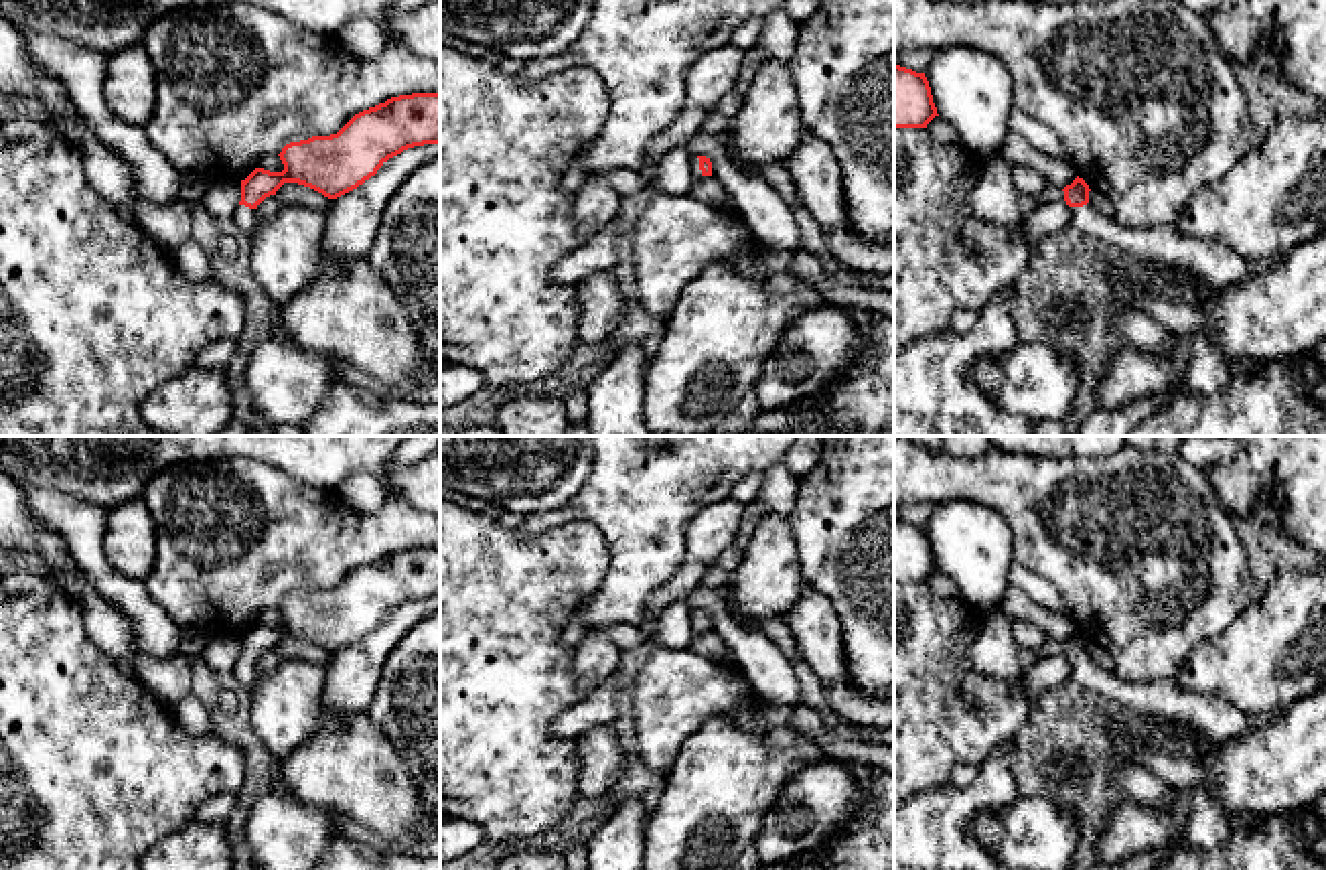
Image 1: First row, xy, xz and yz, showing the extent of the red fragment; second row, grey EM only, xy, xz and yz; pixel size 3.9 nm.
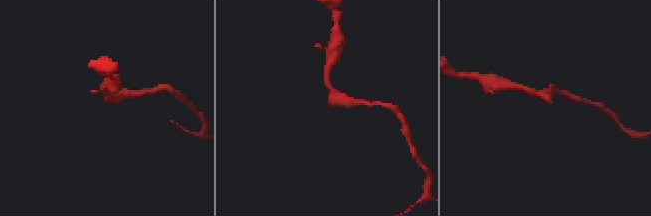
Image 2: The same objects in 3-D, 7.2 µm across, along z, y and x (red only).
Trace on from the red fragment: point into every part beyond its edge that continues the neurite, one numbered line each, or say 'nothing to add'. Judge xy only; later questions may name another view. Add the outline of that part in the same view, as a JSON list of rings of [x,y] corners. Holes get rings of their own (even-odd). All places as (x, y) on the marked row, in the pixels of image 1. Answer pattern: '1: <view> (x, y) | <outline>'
1: xy (244, 222) | [[[239,205],[235,209],[235,215],[231,219],[231,229],[237,233],[237,235],[251,235],[255,225],[260,221],[260,215],[257,215],[257,209],[249,209],[245,205]]]

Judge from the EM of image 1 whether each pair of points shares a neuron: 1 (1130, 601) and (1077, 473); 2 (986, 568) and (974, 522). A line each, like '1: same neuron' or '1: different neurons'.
1: same neuron
2: same neuron

